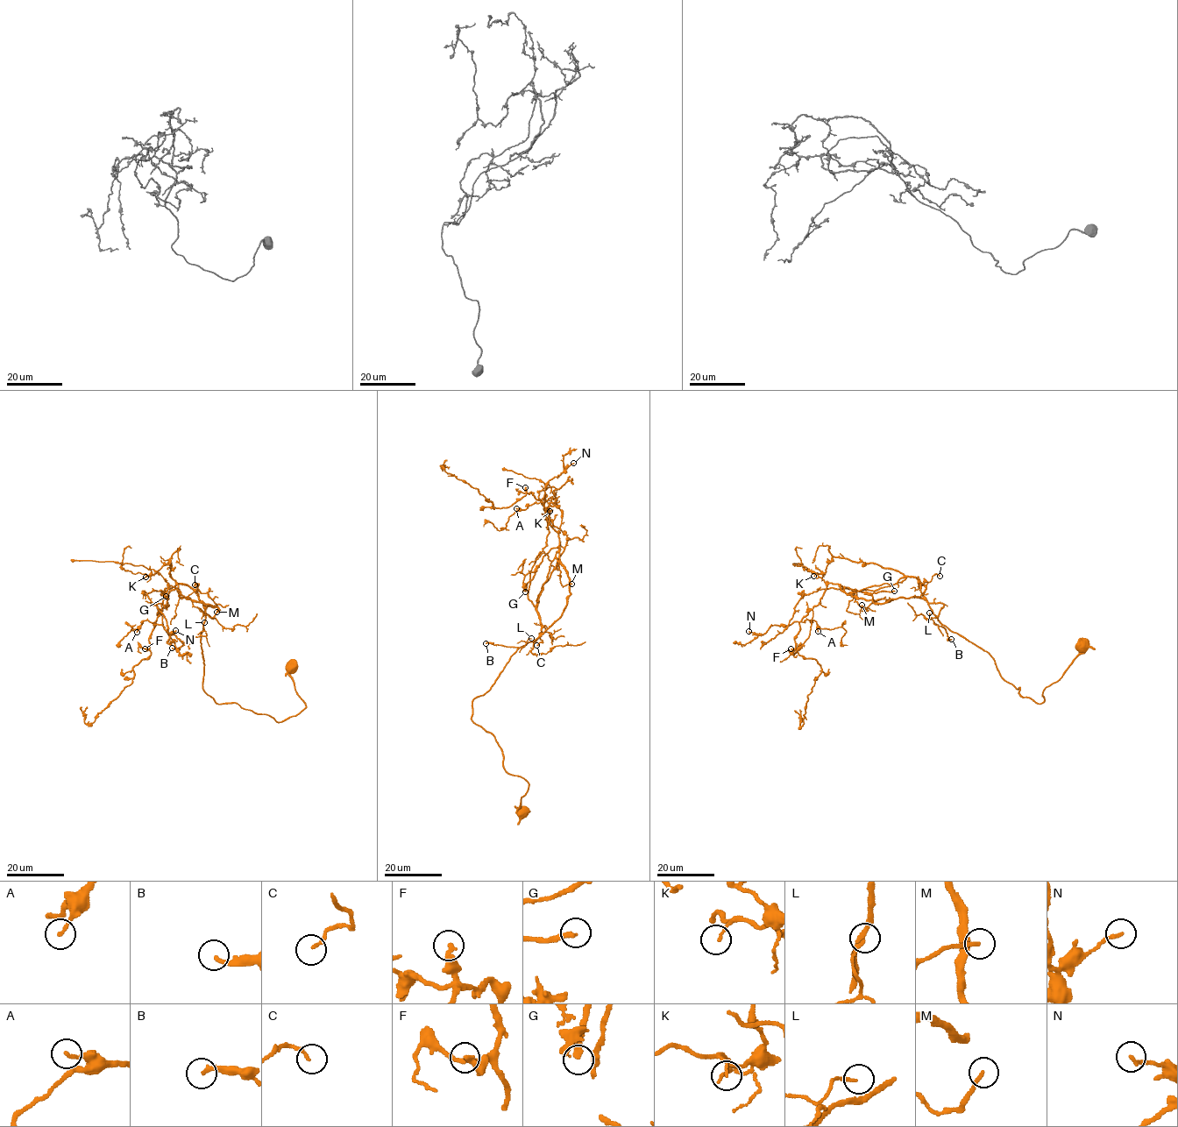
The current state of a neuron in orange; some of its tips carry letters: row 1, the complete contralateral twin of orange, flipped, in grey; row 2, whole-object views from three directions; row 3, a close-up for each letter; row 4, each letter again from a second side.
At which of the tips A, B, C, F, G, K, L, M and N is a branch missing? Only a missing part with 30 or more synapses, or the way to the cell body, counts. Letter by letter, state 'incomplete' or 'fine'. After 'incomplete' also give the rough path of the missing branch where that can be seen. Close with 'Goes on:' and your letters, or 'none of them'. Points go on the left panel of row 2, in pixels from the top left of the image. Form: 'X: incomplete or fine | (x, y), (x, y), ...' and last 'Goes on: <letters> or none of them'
A: fine
B: fine
C: fine
F: fine
G: incomplete | (166, 596), (176, 595), (166, 604), (170, 606), (176, 628), (184, 636), (181, 620), (173, 627)
K: fine
L: fine
M: fine
N: fine
Goes on: G

